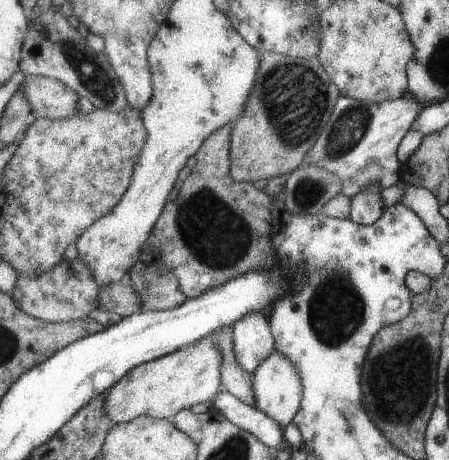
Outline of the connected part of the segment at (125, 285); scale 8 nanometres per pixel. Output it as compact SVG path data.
M127 280L119 281L100 289L100 303L97 310L115 312L126 317L141 312L140 300Z

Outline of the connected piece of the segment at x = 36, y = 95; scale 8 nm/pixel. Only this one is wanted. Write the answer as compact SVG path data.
M29 75L21 86L37 118L66 119L76 113L80 94L55 77Z

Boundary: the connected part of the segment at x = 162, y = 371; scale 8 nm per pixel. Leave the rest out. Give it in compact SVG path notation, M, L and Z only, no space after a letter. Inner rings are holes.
M202 341L188 344L162 357L131 367L123 378L106 394L106 413L114 423L126 423L139 415L168 419L181 409L210 401L221 389L219 370L221 351L213 344Z

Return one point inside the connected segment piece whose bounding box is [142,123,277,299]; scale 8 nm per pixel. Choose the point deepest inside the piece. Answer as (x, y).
(215, 230)

